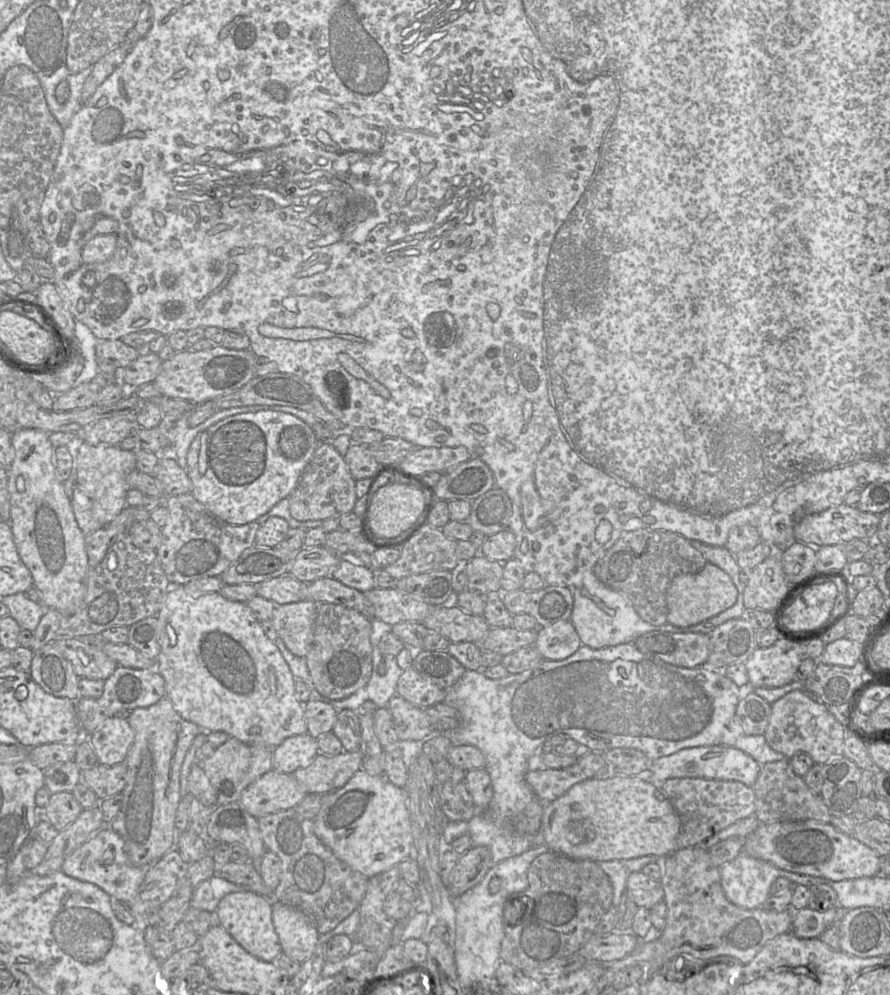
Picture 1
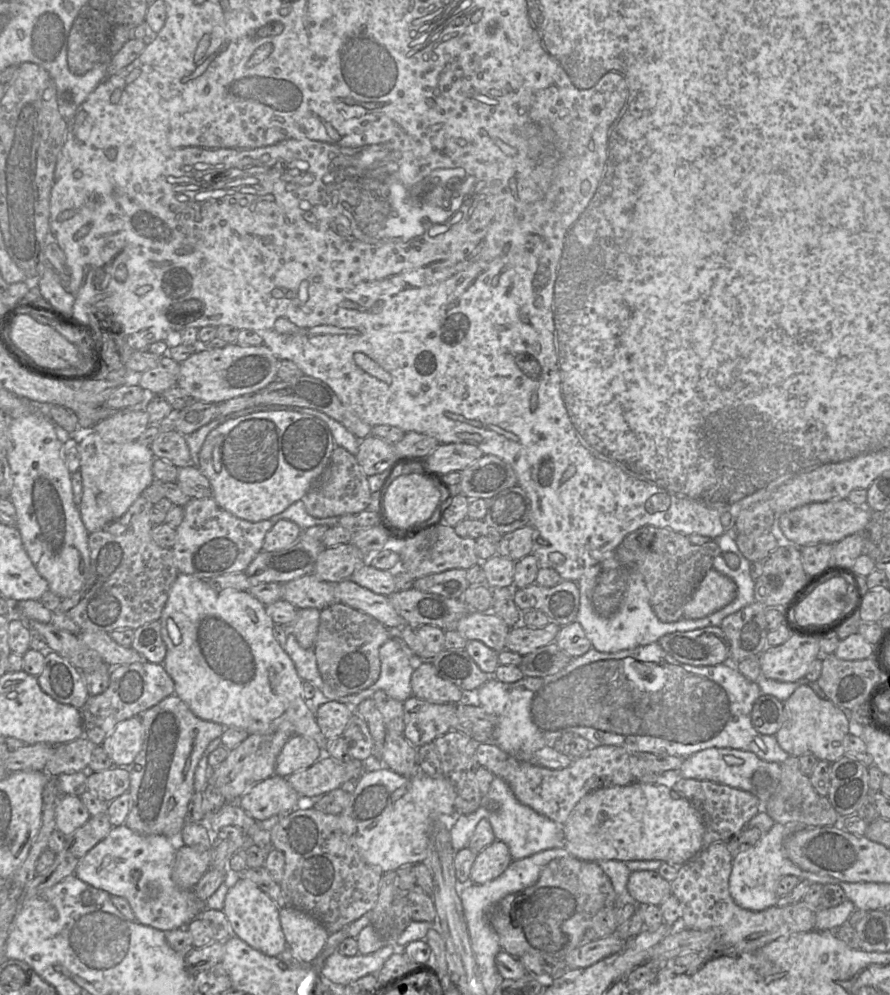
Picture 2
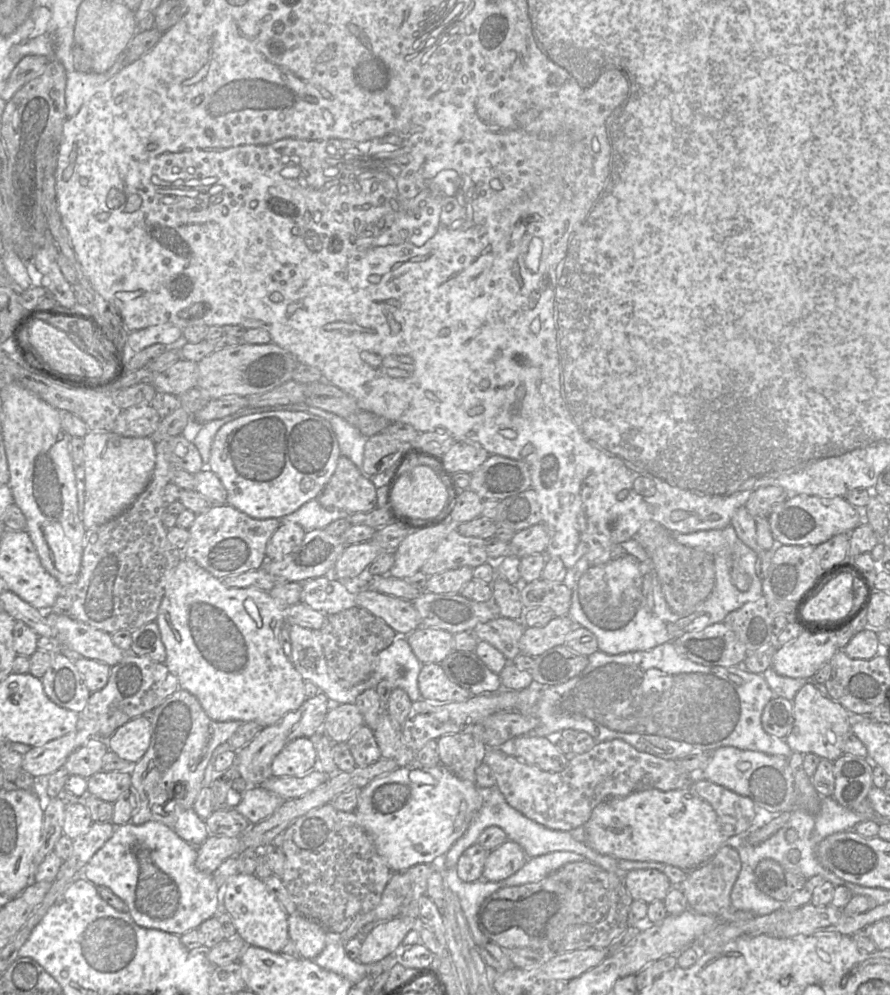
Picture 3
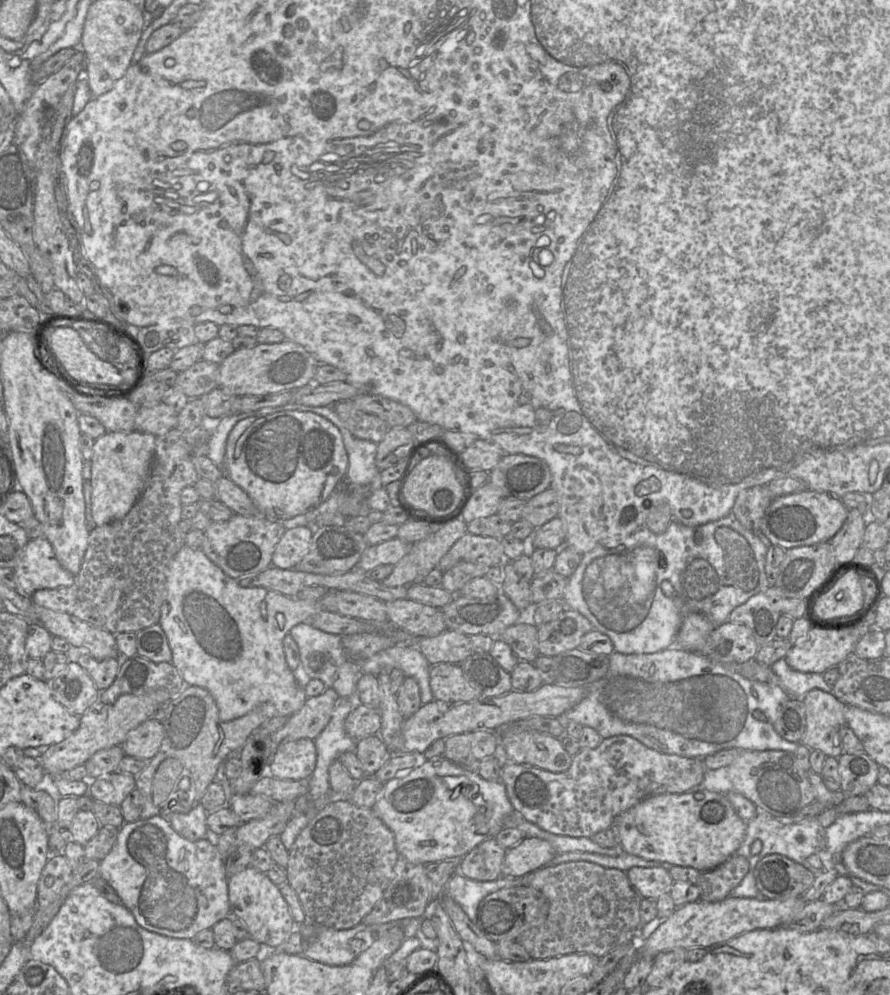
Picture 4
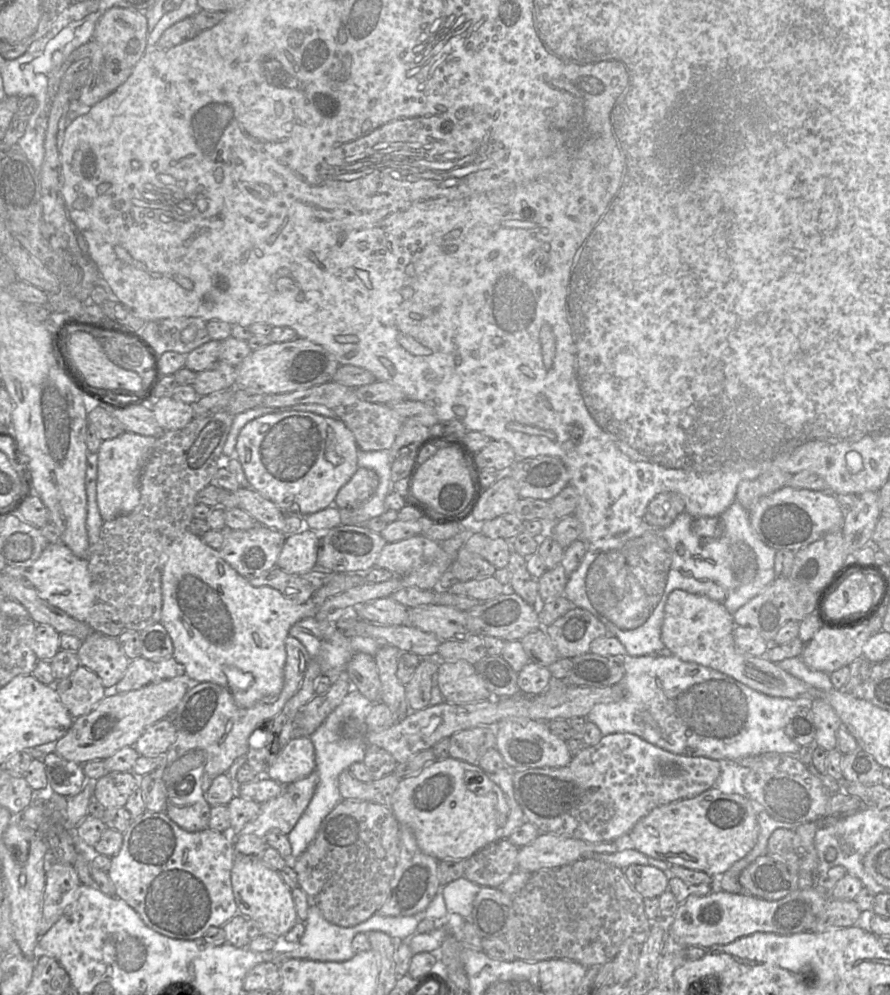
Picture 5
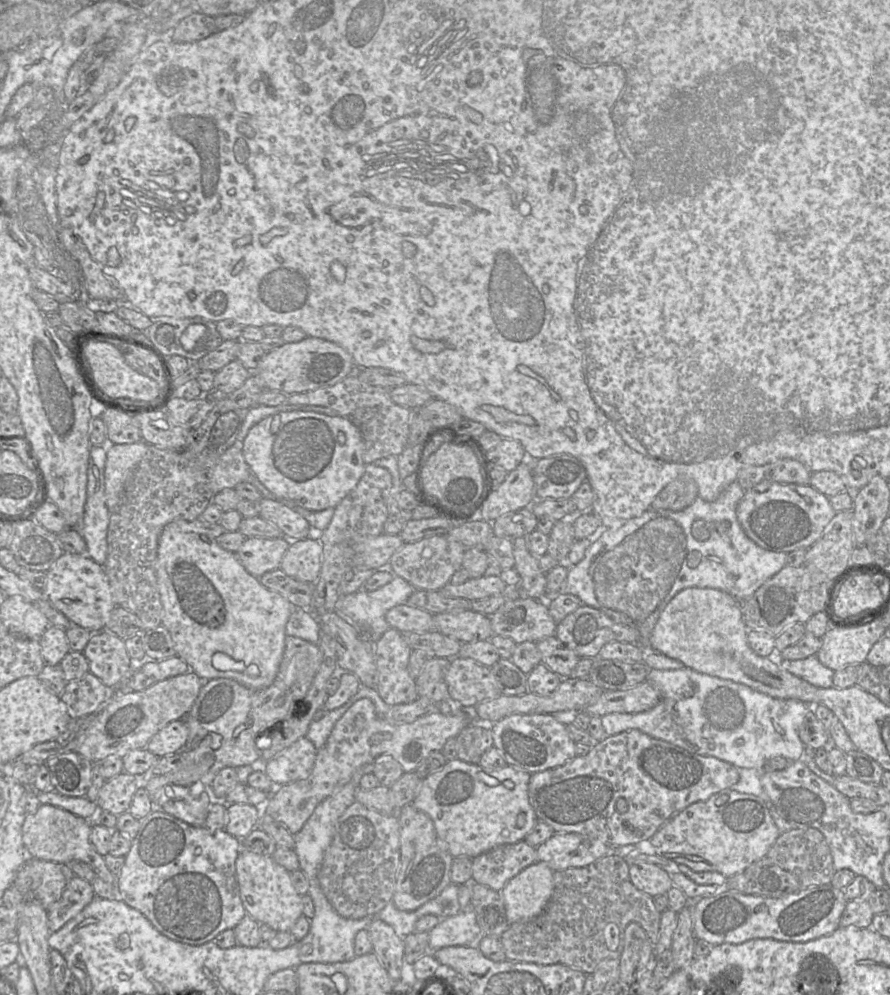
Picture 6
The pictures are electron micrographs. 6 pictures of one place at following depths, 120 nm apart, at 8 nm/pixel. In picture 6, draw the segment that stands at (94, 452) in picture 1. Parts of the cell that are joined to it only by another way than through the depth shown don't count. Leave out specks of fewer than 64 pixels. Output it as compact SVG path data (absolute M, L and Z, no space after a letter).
M145 441L132 444L108 443L105 464L105 499L110 512L120 505L127 482L147 449L148 444Z

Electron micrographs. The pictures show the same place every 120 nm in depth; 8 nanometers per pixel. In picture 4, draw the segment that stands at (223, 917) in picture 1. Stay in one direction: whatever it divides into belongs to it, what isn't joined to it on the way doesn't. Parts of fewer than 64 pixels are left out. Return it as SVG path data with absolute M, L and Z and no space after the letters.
M248 866L230 876L228 895L231 914L235 914L245 923L250 938L261 945L280 947L296 928L288 903L279 887L270 880L266 873Z

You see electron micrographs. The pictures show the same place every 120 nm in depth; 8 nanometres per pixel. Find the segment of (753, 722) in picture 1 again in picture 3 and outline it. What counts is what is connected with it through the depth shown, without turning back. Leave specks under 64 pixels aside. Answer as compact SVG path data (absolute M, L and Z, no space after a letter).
M782 697L772 698L765 706L761 717L763 729L781 739L786 739L792 732L794 721L793 702Z

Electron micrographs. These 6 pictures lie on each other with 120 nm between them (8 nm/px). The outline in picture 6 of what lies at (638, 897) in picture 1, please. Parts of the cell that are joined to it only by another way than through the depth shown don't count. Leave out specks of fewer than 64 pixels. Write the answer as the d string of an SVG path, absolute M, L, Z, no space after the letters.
M633 863L629 867L629 877L632 884L651 897L667 895L673 886L668 873L653 863Z

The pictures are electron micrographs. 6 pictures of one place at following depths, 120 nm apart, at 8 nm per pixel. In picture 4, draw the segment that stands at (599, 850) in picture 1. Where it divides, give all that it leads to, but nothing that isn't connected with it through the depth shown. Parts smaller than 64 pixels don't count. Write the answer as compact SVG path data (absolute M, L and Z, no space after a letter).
M703 789L695 793L647 797L619 814L613 822L612 829L618 834L619 848L622 852L645 860L667 862L705 872L718 867L737 851L745 837L747 822L738 816L725 795Z

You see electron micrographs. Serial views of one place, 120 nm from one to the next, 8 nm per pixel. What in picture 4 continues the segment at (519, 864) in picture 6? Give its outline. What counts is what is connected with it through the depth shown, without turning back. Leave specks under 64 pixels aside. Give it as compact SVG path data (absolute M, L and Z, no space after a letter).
M495 838L487 839L461 859L459 872L472 880L496 880L502 876L505 853L506 849Z

